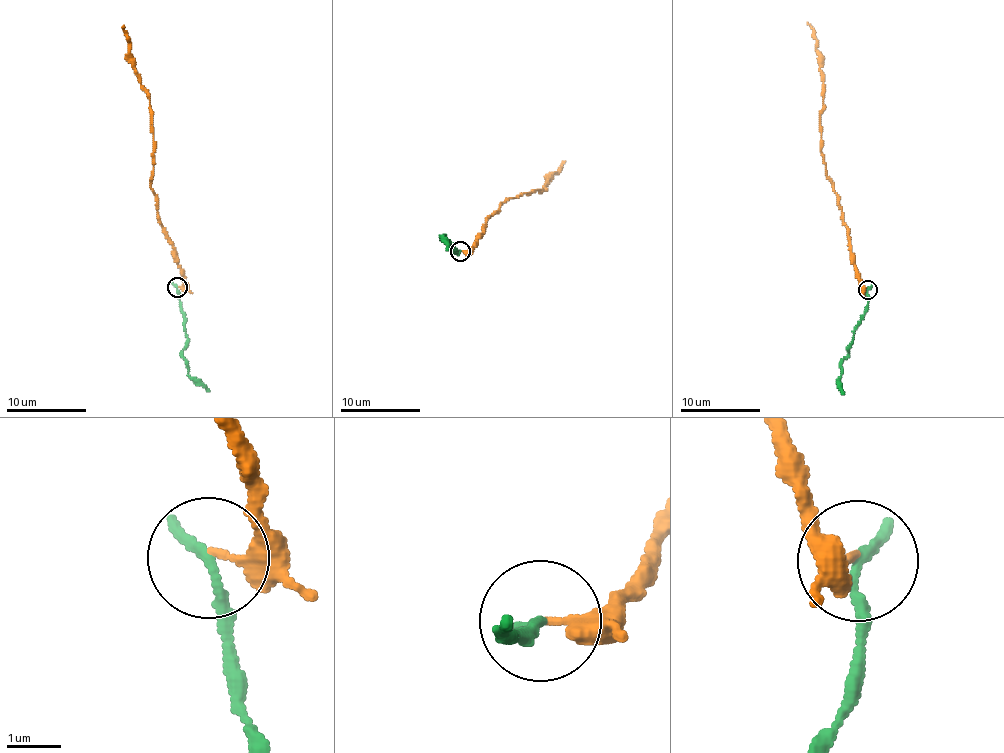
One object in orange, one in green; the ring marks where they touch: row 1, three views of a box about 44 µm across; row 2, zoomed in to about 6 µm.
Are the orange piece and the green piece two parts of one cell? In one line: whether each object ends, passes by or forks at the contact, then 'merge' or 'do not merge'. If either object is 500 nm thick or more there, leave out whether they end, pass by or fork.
orange ends there; green ends there; do not merge

